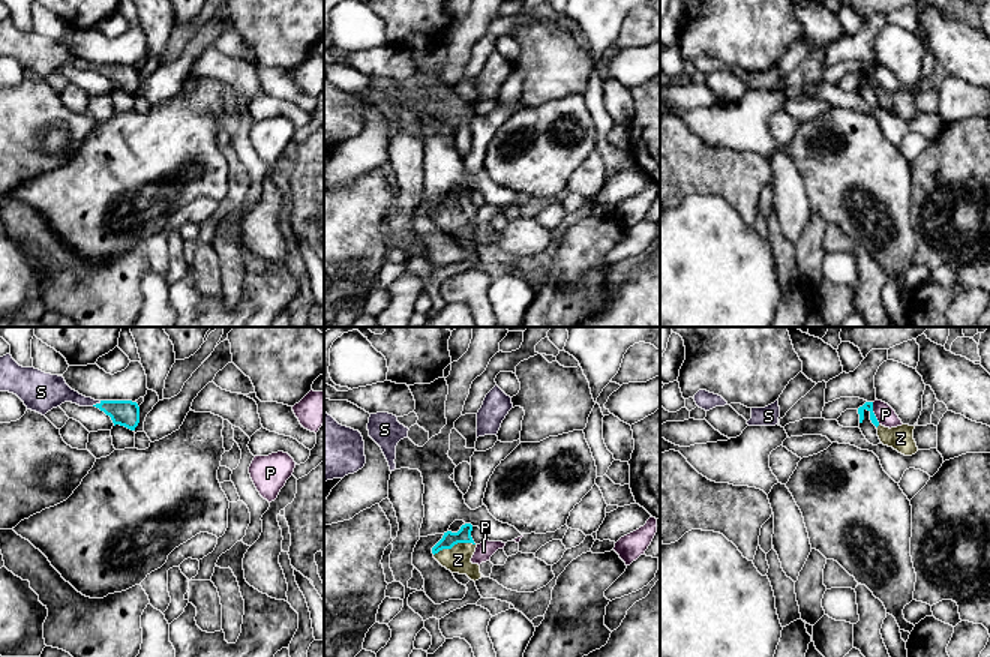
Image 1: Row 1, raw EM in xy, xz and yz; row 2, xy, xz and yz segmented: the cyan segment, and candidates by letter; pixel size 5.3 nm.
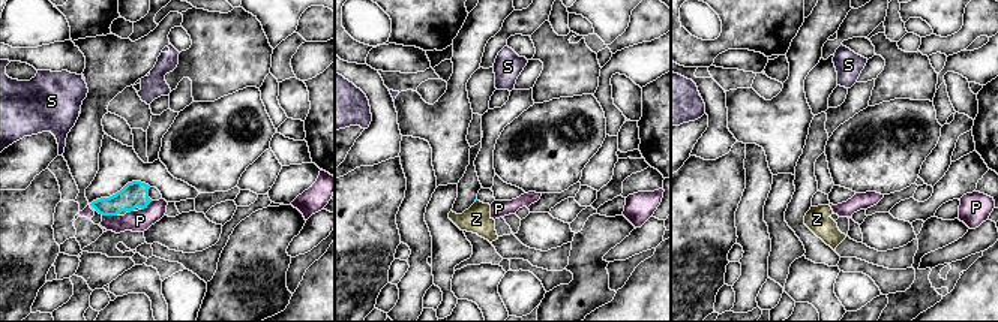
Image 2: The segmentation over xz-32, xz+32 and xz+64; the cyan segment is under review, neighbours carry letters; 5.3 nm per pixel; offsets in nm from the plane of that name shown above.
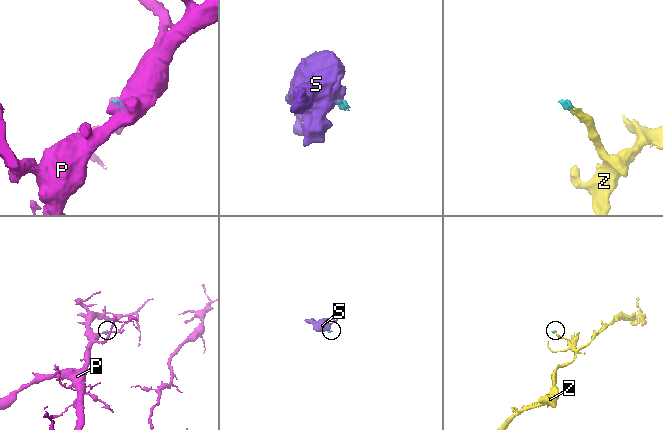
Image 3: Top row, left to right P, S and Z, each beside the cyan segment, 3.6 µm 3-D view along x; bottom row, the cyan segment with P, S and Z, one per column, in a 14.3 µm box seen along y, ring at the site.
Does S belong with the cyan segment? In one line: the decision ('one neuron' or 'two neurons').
one neuron

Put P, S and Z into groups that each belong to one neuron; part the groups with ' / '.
P / S Z

